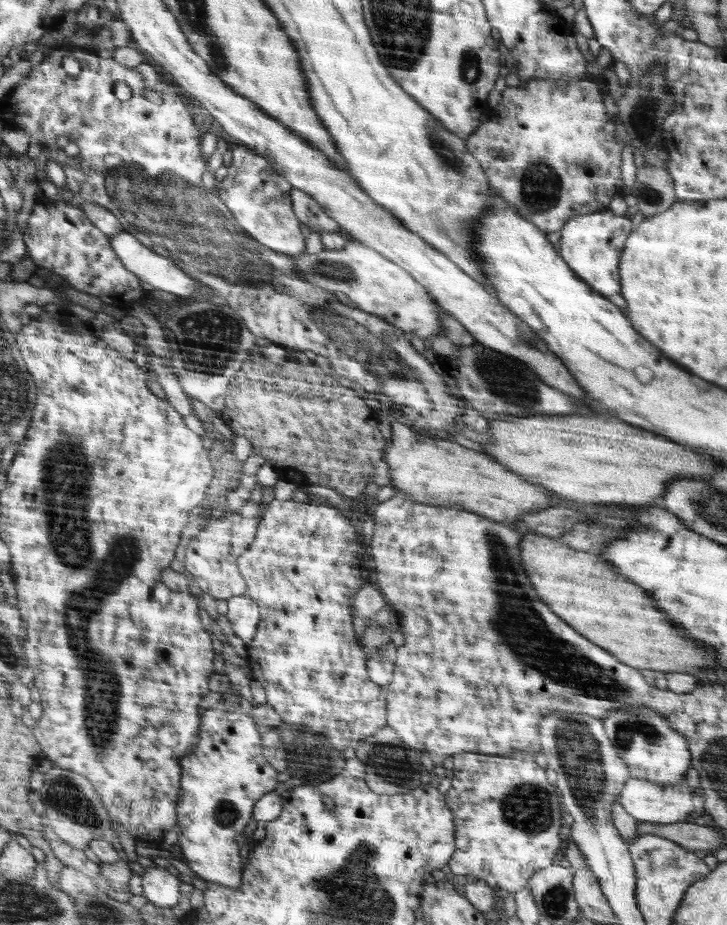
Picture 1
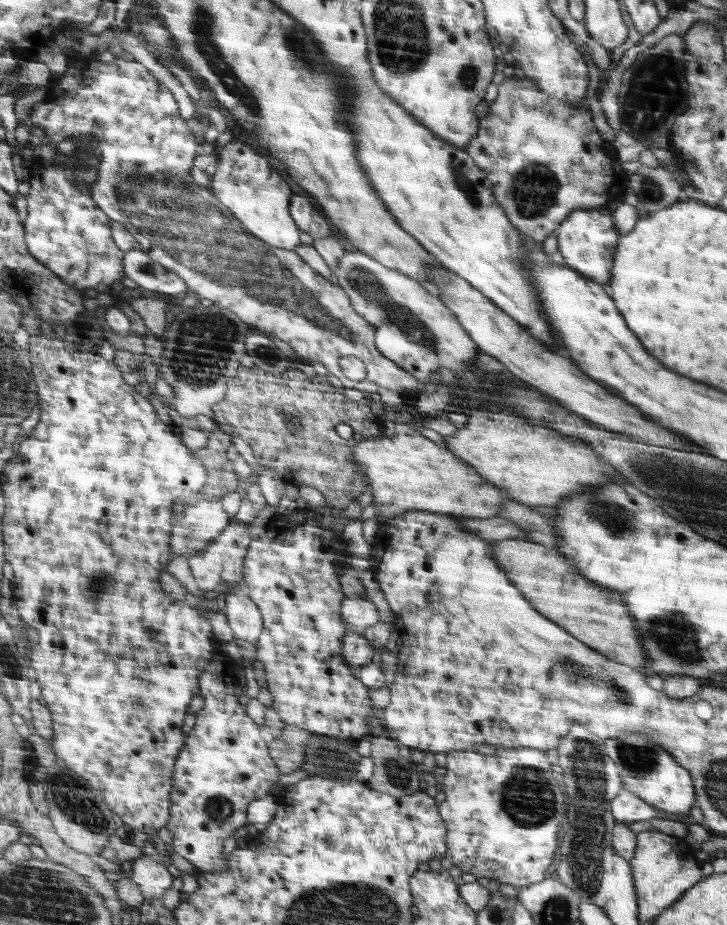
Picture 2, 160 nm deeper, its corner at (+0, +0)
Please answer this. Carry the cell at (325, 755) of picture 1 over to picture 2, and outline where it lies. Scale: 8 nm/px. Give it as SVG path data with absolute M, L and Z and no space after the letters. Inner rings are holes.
M311 735L312 739L305 748L305 761L301 770L305 770L310 776L354 779L357 762L361 758L354 745L341 742L336 737Z

